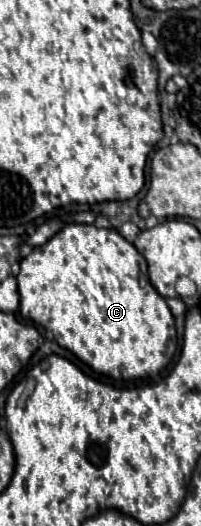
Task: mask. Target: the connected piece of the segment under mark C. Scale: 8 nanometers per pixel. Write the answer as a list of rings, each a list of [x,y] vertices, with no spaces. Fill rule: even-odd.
[[[65,225],[61,231],[57,231],[45,245],[41,247],[35,247],[27,257],[21,259],[19,263],[19,273],[17,273],[17,285],[19,285],[19,297],[21,297],[21,303],[19,303],[19,313],[23,319],[29,319],[37,325],[43,325],[47,331],[53,333],[55,341],[73,351],[83,363],[87,363],[89,367],[93,367],[97,373],[101,375],[107,375],[107,377],[113,377],[113,379],[141,379],[141,377],[153,377],[157,375],[159,371],[163,371],[169,361],[173,359],[171,355],[171,343],[175,339],[175,319],[165,303],[165,299],[155,291],[155,287],[149,283],[149,275],[147,275],[147,263],[145,259],[139,255],[139,251],[127,241],[123,239],[115,229],[99,229],[95,225]]]

